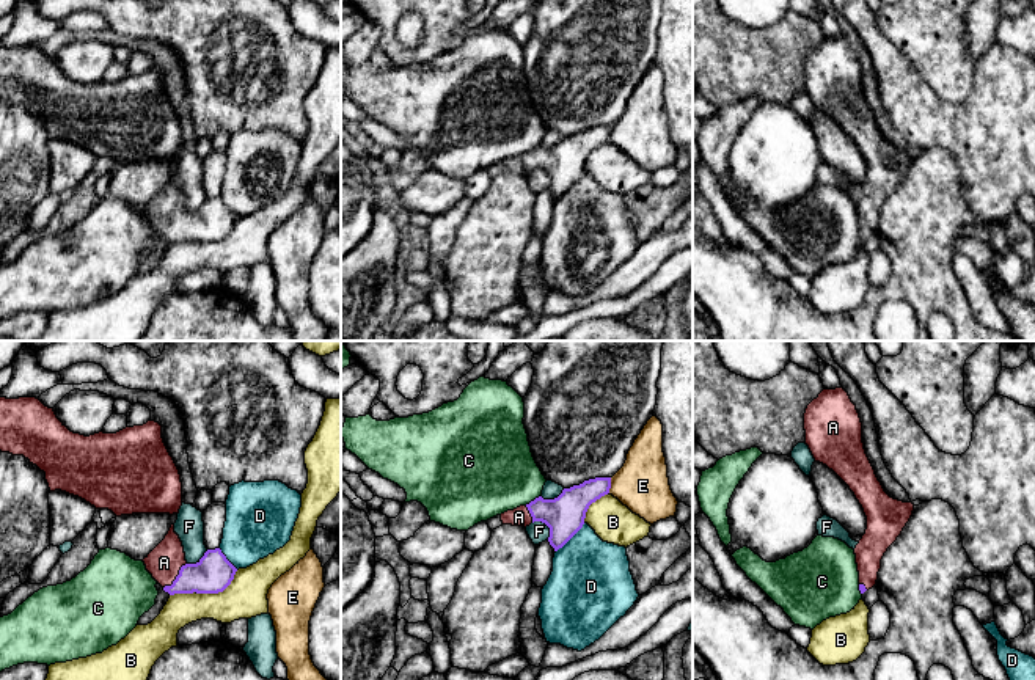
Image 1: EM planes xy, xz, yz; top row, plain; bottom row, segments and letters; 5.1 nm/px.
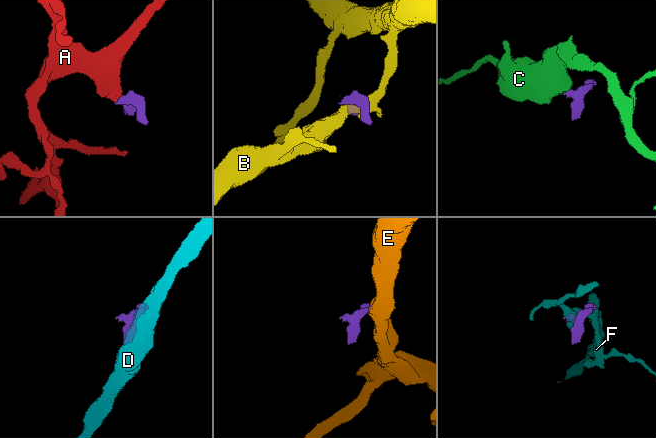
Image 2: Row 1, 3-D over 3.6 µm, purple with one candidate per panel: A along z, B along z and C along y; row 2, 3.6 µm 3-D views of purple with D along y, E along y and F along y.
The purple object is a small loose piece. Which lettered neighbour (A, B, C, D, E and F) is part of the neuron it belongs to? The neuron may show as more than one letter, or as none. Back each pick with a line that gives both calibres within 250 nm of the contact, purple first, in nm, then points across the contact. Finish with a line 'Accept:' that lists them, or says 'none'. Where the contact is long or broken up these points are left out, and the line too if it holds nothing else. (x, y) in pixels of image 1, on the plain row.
A: 190 nm thick on the purple side, 180 nm on the other; runs through xy (214, 220), (208, 225), (176, 225), (164, 211)
Accept: A

